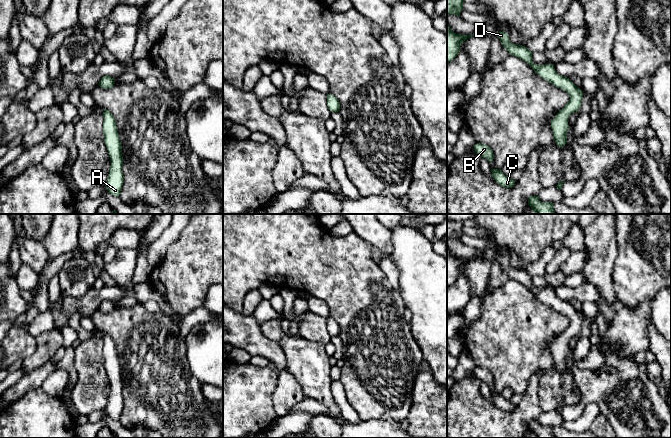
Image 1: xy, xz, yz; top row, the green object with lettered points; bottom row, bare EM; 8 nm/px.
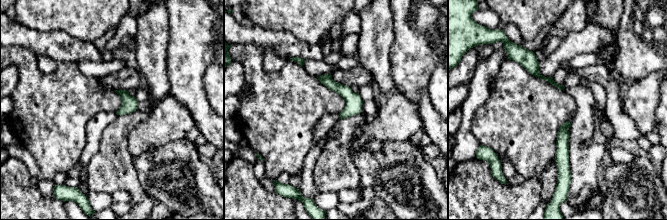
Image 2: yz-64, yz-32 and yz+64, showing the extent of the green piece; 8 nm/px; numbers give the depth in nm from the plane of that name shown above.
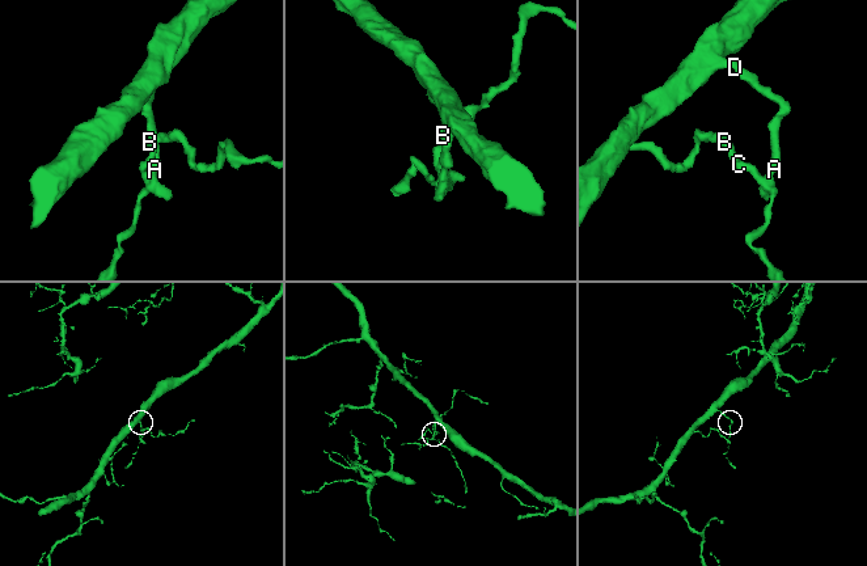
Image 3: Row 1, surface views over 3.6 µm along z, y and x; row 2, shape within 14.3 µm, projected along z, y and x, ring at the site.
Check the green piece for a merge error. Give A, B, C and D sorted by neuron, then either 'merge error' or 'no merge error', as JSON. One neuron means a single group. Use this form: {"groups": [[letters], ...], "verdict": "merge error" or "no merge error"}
{"groups": [["A", "B", "C", "D"]], "verdict": "no merge error"}

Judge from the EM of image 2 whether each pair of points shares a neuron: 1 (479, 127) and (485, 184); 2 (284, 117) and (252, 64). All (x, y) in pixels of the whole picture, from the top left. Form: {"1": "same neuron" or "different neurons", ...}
{"1": "different neurons", "2": "same neuron"}

